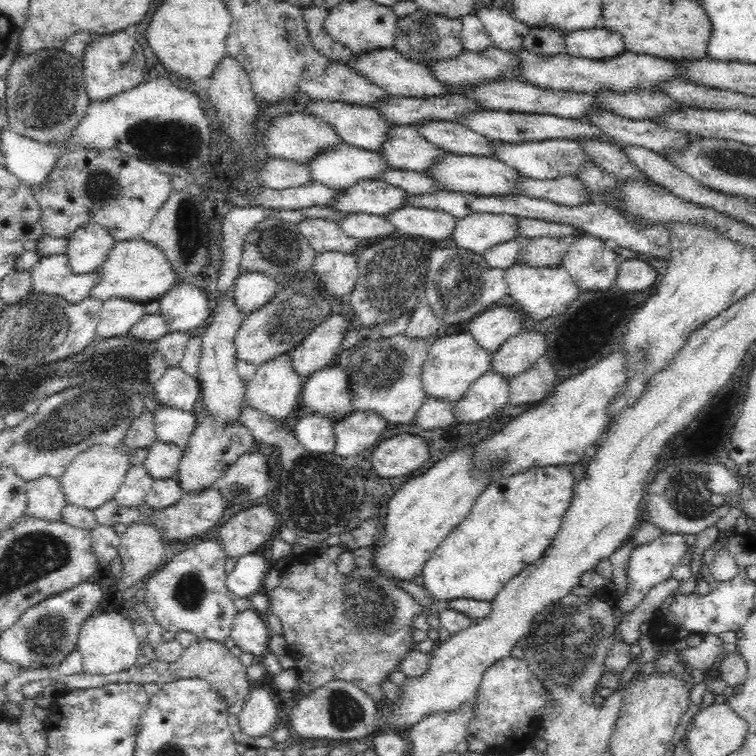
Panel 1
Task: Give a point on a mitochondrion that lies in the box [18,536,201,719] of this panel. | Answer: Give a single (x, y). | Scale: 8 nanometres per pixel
(48, 636)

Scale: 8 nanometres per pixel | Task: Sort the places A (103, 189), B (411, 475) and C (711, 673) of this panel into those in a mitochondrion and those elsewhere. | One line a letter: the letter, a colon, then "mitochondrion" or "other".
A: mitochondrion
B: other
C: other

